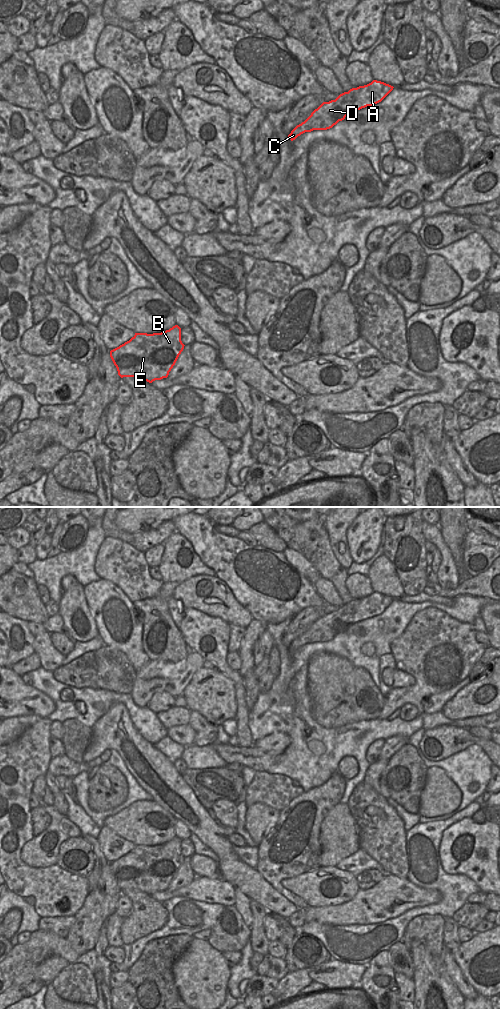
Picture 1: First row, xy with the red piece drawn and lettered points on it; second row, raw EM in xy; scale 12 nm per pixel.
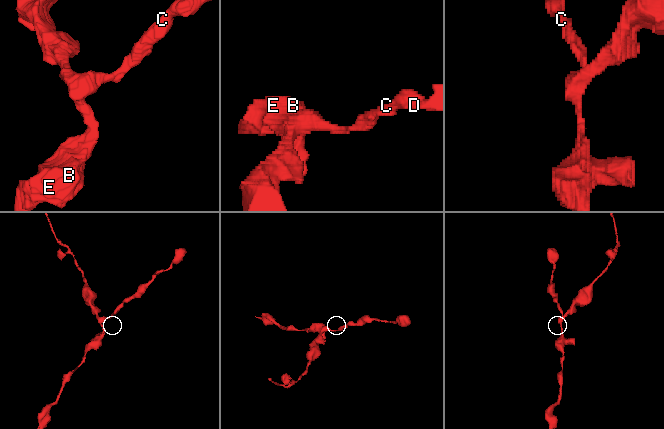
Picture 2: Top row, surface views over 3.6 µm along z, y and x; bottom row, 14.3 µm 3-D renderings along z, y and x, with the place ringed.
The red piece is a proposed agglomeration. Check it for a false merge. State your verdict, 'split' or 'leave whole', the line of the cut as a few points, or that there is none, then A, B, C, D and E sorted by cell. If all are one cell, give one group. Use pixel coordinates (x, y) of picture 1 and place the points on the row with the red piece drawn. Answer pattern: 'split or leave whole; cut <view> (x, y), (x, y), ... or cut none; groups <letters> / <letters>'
leave whole; cut none; groups A B C D E

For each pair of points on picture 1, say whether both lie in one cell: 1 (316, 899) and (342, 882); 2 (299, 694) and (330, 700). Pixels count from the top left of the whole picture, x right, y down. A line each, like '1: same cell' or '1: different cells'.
1: same cell
2: different cells

